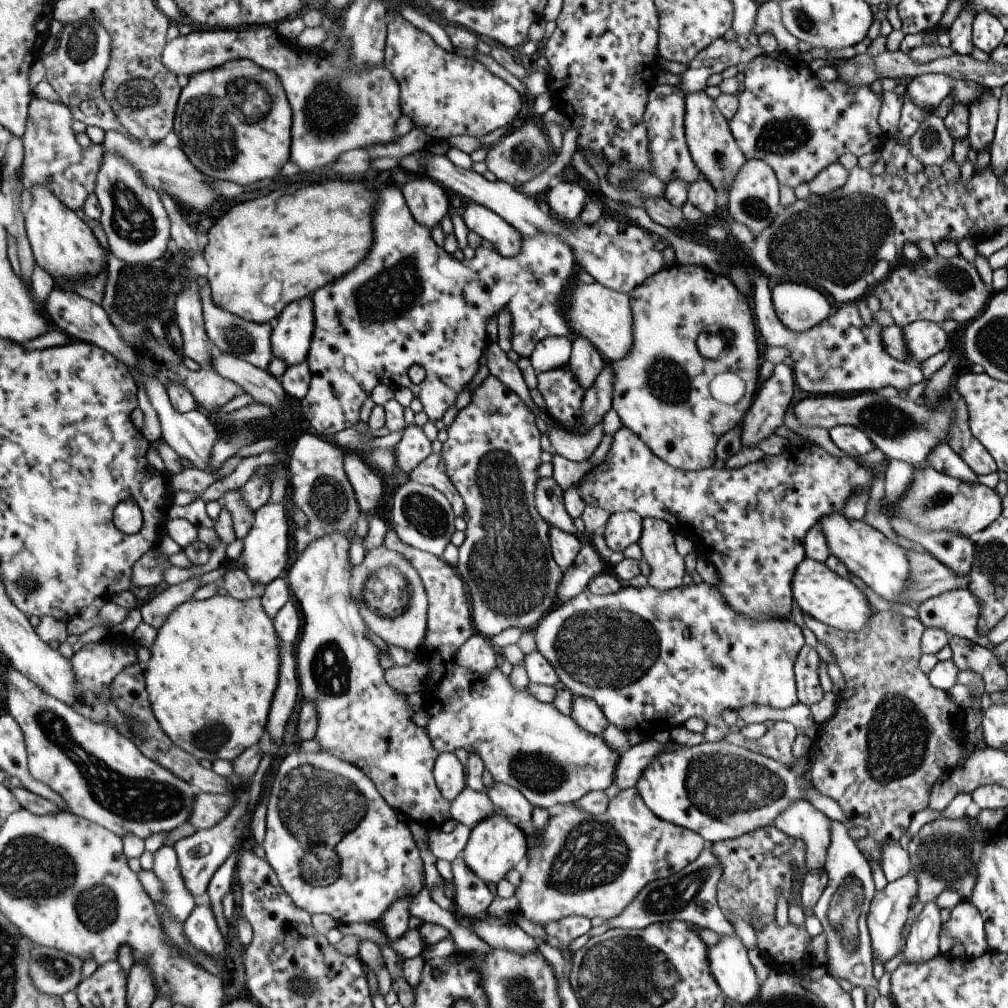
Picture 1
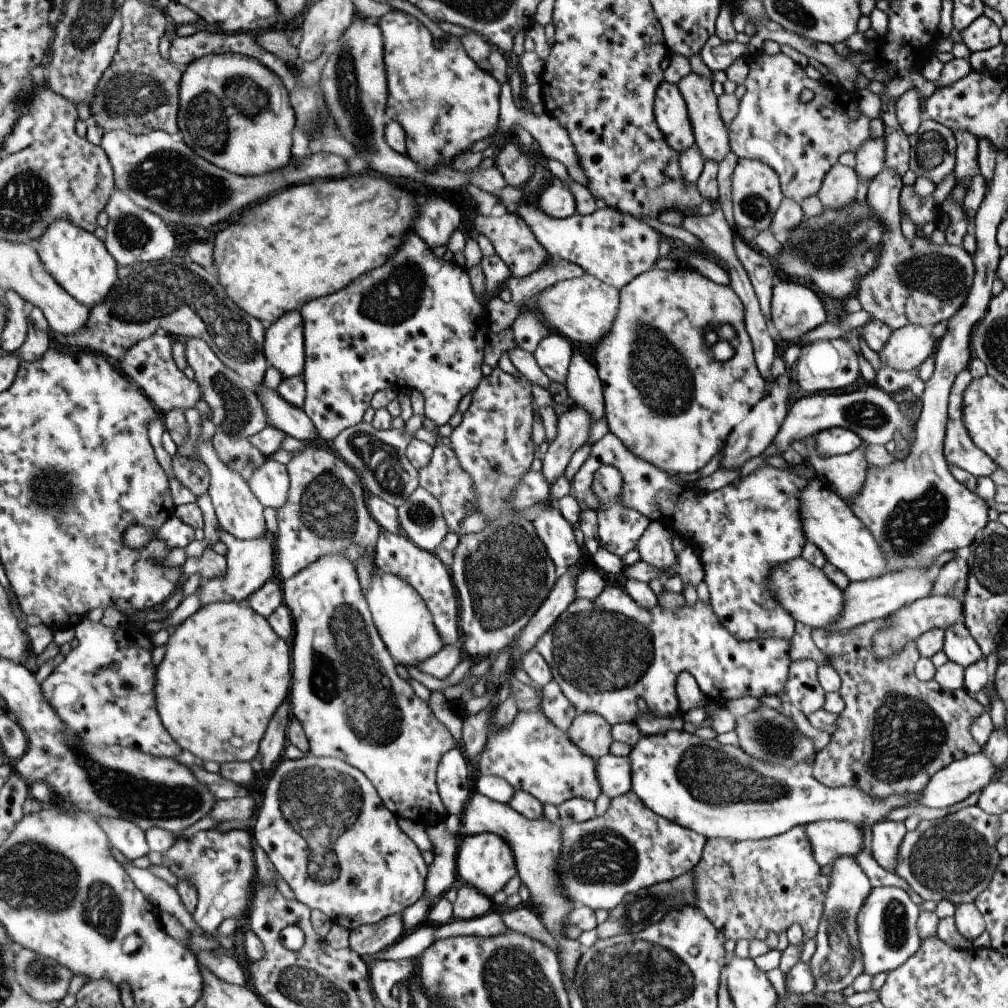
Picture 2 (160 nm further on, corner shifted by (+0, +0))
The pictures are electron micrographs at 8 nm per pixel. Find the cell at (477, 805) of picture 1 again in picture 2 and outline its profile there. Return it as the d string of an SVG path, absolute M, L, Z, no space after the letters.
M472 790L469 800L459 814L459 819L459 838L479 833L491 833L499 835L499 838L510 846L517 876L528 890L528 898L535 906L535 914L556 942L556 957L562 978L567 978L572 982L572 974L582 947L577 939L569 939L563 935L564 921L575 908L575 904L568 901L568 898L560 892L560 878L556 875L556 862L562 841L559 824L549 822L545 817L529 820L517 814L508 804L495 802L475 790Z

